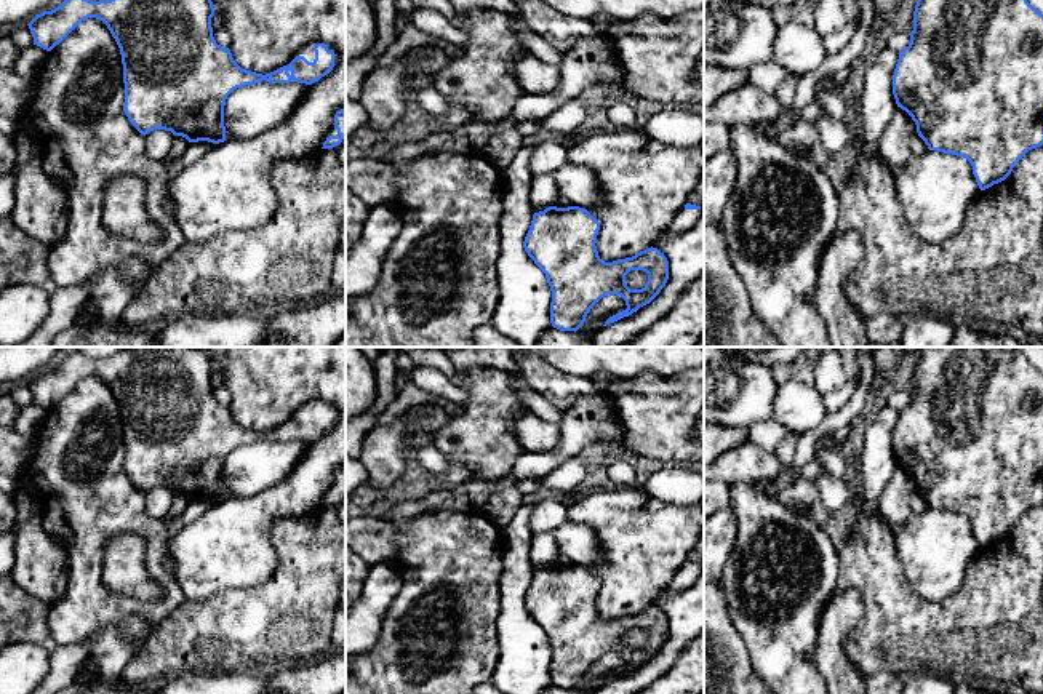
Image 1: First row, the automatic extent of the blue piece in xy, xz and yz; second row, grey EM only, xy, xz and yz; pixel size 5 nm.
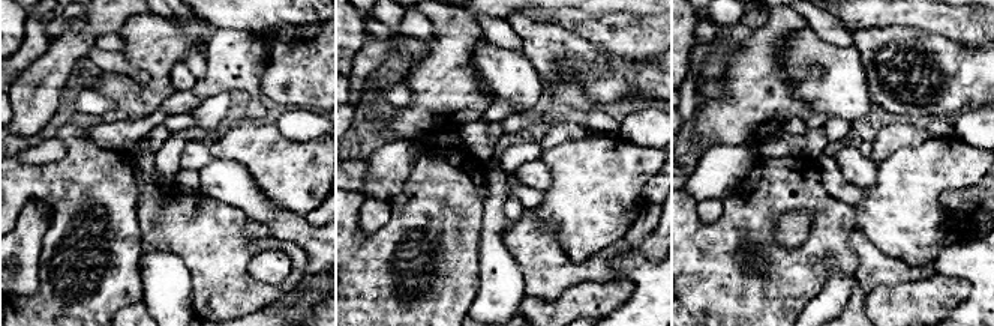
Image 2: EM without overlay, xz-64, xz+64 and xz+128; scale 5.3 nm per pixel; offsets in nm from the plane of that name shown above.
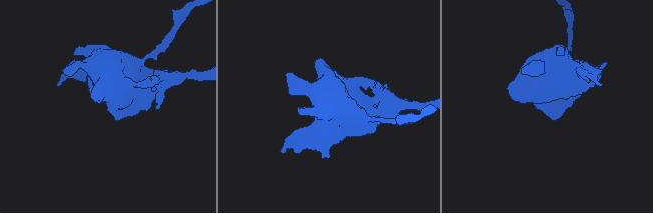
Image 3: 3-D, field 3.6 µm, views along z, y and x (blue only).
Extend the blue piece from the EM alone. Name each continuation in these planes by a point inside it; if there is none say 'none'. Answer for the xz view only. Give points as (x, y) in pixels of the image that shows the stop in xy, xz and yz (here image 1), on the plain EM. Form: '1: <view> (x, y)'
1: xz (685, 578)

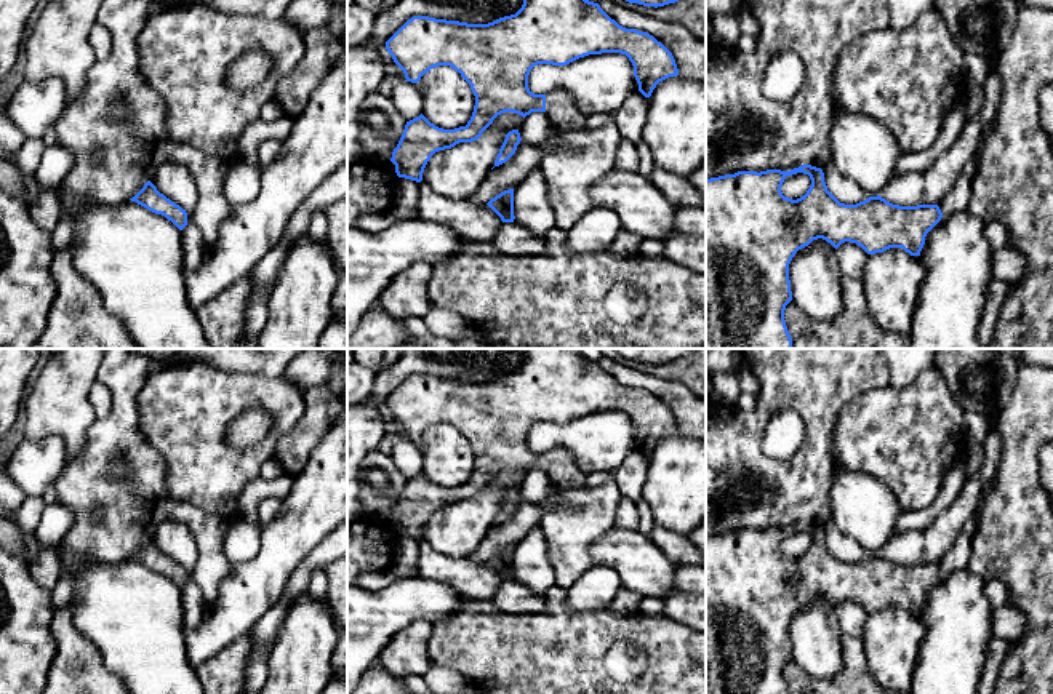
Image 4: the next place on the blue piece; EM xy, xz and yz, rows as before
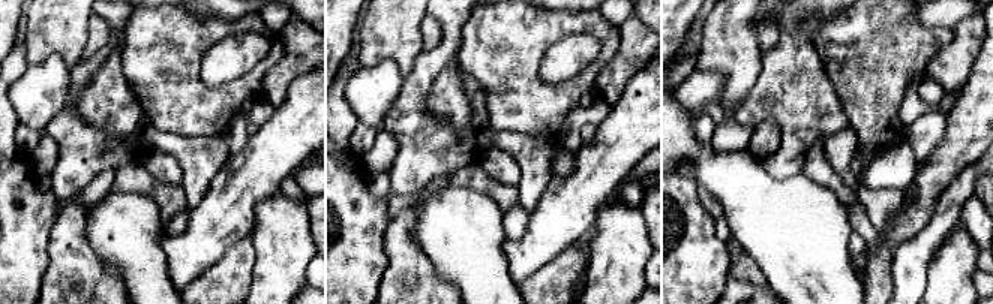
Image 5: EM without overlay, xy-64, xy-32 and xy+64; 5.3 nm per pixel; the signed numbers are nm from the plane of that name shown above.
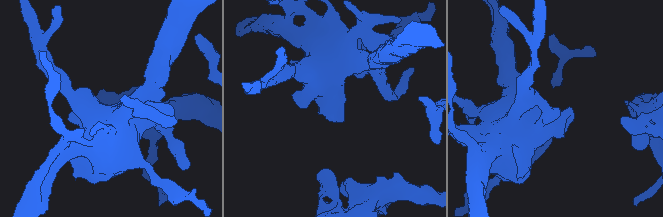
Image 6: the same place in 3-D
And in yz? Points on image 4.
none

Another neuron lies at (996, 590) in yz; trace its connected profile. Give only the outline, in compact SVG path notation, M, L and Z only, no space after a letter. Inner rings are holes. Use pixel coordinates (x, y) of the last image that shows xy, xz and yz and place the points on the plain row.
M989 580L984 584L984 593L991 603L992 609L1008 604L1008 592L1003 582Z

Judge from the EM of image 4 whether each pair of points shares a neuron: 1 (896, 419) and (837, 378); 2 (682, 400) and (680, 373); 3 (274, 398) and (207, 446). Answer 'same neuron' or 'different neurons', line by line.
1: different neurons
2: different neurons
3: same neuron

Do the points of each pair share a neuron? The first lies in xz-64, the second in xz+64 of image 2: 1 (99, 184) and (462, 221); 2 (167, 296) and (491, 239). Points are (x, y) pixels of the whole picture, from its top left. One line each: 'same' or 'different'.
1: same
2: same

